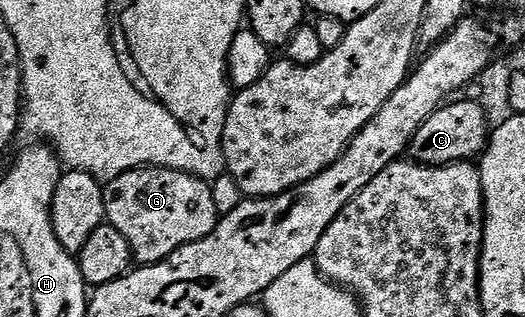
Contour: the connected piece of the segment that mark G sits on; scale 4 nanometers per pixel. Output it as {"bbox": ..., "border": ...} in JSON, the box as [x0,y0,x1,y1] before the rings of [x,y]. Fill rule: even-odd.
{"bbox":[103,169,221,265],"border":[[[131,169],[106,182],[103,198],[106,224],[117,227],[125,235],[132,258],[143,265],[156,265],[182,245],[205,239],[221,216],[217,203],[213,203],[210,184],[204,178],[176,169]]]}

